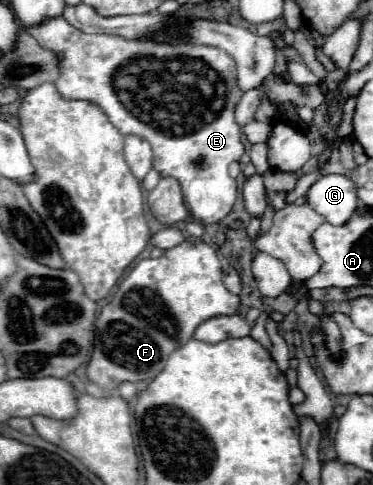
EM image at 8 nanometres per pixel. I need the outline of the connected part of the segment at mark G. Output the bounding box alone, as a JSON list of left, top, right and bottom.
[307,175,357,225]

